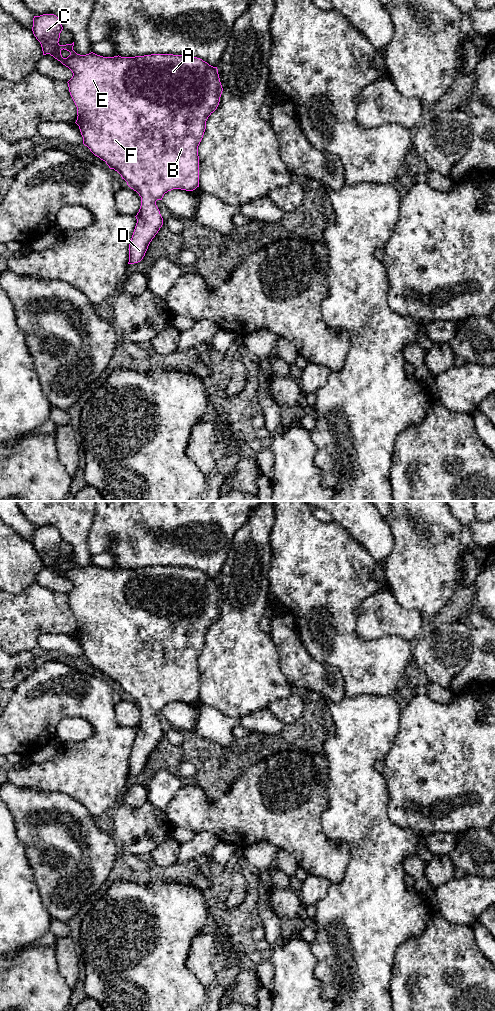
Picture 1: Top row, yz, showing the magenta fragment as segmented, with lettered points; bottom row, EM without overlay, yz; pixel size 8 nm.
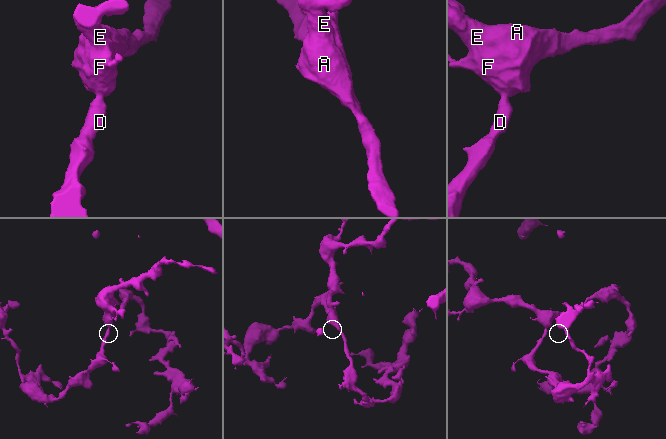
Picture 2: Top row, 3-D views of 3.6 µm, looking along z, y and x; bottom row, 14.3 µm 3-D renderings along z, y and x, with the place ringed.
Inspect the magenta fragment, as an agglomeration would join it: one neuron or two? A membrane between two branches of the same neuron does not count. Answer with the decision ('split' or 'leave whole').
leave whole

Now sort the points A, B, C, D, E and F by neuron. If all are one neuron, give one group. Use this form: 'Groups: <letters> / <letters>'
Groups: A B C D E F

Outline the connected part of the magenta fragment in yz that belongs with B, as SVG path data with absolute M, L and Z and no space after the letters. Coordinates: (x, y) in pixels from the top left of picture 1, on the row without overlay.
M43 526L40 528L34 528L32 543L36 551L40 554L43 567L50 566L55 571L60 573L63 577L68 579L72 585L72 590L67 594L70 607L77 619L77 632L76 636L79 638L81 647L83 649L83 656L87 658L90 663L101 672L105 673L110 681L117 683L122 691L127 694L127 697L136 703L141 709L141 718L139 724L135 728L137 735L129 756L129 774L128 776L134 776L140 774L148 761L148 758L155 747L158 745L163 737L163 730L156 717L157 712L162 712L165 705L173 701L181 701L186 703L193 703L199 699L199 668L198 658L203 650L206 633L208 629L217 621L220 609L223 603L218 581L209 577L207 574L200 570L187 568L187 567L173 567L173 566L151 566L135 569L103 569L93 564L80 567L73 562L74 554L72 556L60 557L59 550L63 539L60 532L54 526Z

